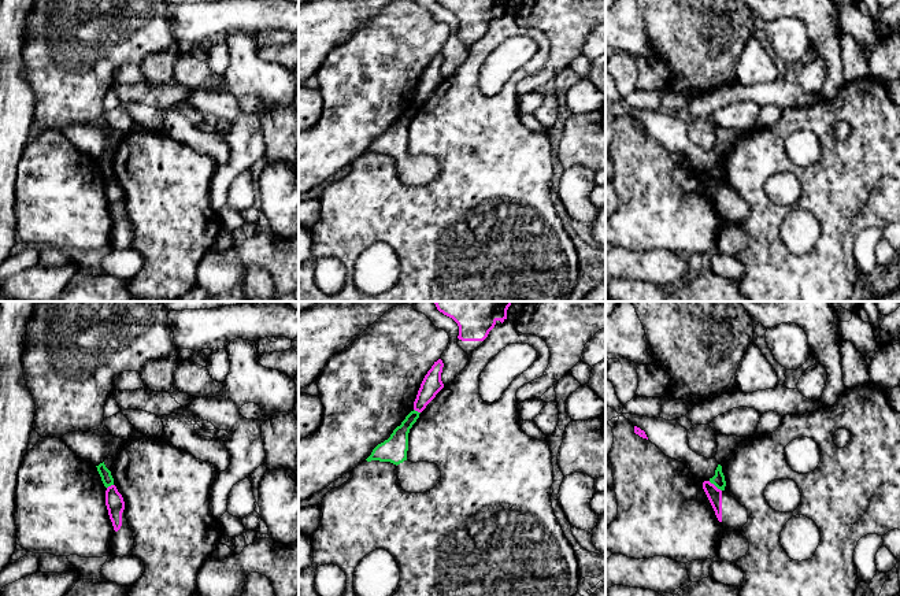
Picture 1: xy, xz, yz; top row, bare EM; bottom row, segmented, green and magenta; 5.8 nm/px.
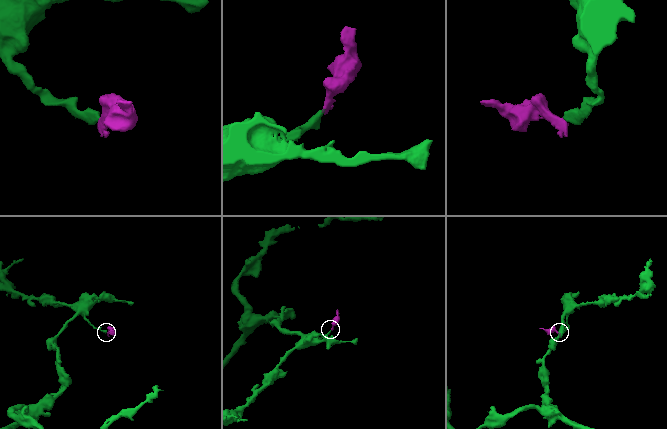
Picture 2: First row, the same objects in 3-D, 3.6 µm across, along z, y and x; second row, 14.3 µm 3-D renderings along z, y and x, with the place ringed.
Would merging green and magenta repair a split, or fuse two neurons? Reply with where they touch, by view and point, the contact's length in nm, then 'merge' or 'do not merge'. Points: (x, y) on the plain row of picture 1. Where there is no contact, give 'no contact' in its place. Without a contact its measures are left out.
yz (715, 178) | 100 nm | do not merge

